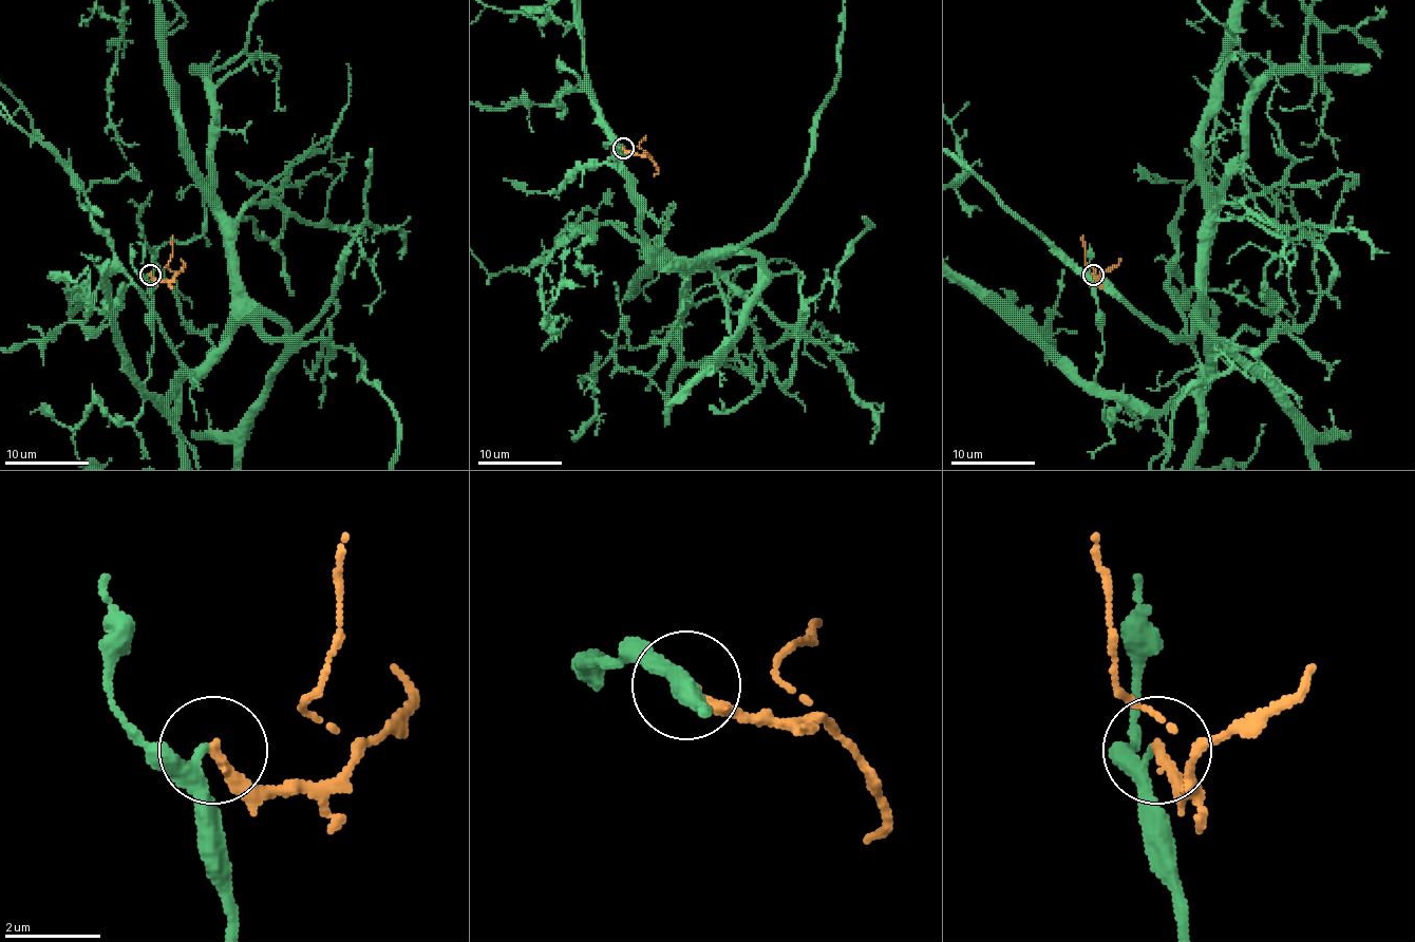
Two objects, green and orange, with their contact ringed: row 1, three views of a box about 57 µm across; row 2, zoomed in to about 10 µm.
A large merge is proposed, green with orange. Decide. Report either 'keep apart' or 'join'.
keep apart

